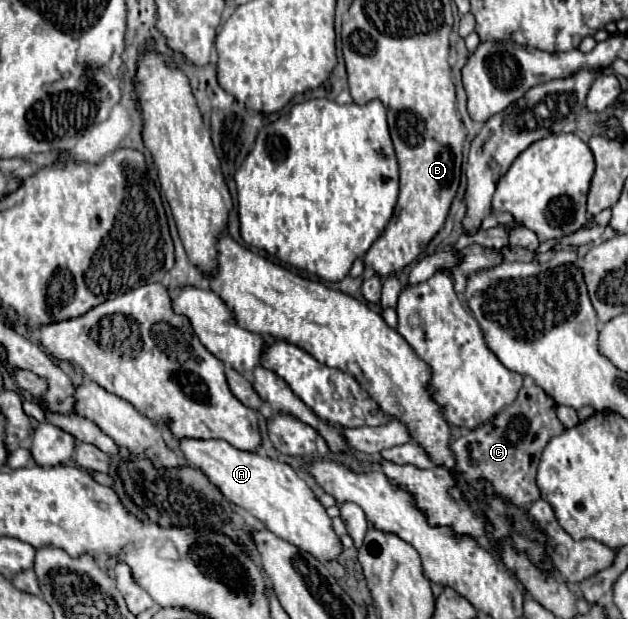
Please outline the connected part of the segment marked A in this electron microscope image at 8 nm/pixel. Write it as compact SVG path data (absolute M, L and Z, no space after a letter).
M180 441L180 449L186 461L202 469L210 481L222 491L222 495L236 507L248 511L252 517L260 519L268 531L280 539L296 545L298 549L314 555L318 561L336 561L342 553L342 543L332 529L332 519L328 517L324 505L316 499L312 489L306 485L298 473L282 461L262 457L258 453L246 453L234 449L226 441Z

